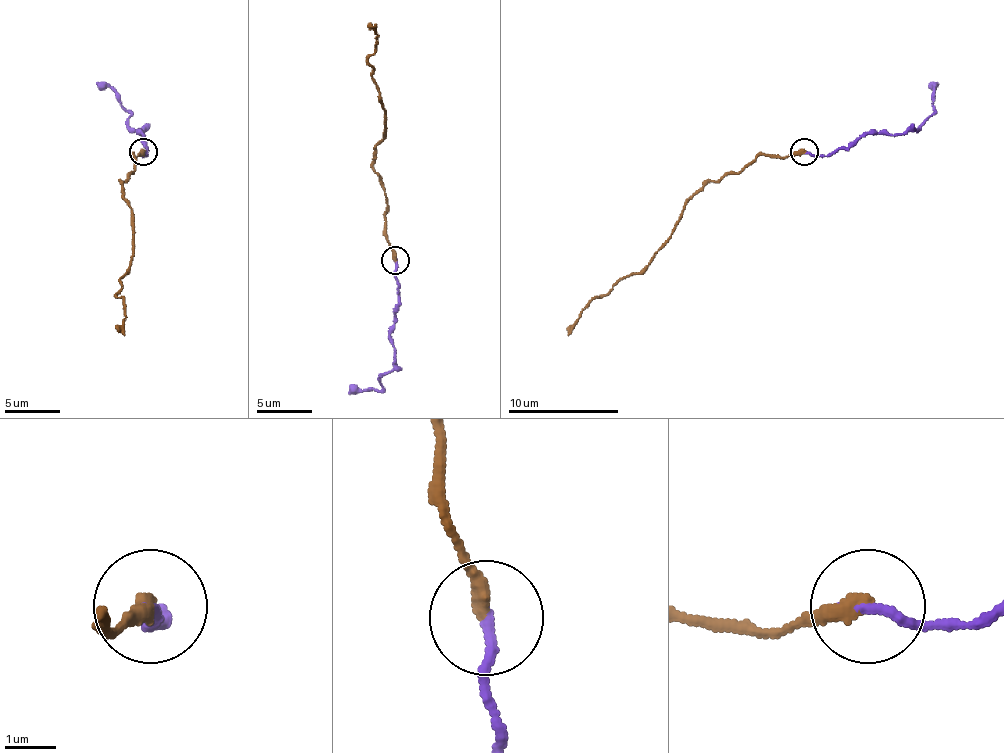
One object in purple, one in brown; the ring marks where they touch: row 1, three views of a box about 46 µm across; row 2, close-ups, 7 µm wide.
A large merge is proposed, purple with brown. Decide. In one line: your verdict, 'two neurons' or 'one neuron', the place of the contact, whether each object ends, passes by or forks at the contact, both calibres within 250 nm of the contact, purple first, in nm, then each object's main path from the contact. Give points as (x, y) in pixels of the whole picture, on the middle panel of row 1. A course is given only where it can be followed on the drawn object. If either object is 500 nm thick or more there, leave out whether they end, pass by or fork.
two neurons | (395, 260) | purple ends | brown ends | 200/320 nm | purple via (396, 261), (399, 305), (393, 324), (396, 363), (379, 377), (379, 391), (363, 388), (349, 394) | brown via (396, 261), (388, 241), (388, 197), (374, 166), (374, 150), (385, 127), (368, 58), (377, 25)

